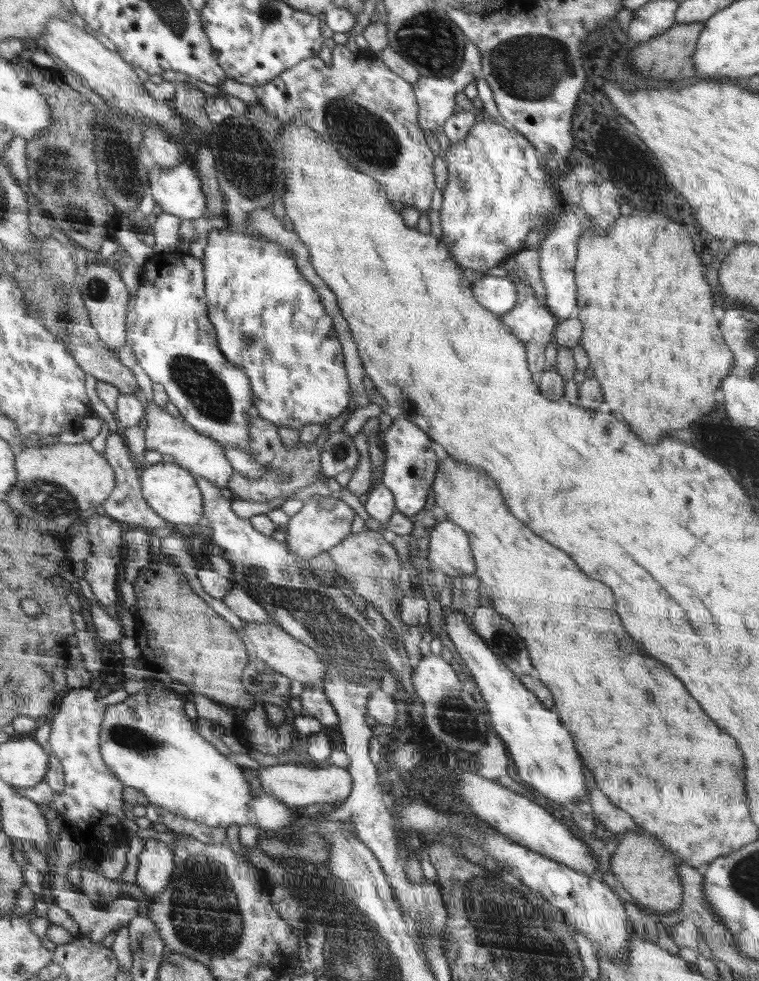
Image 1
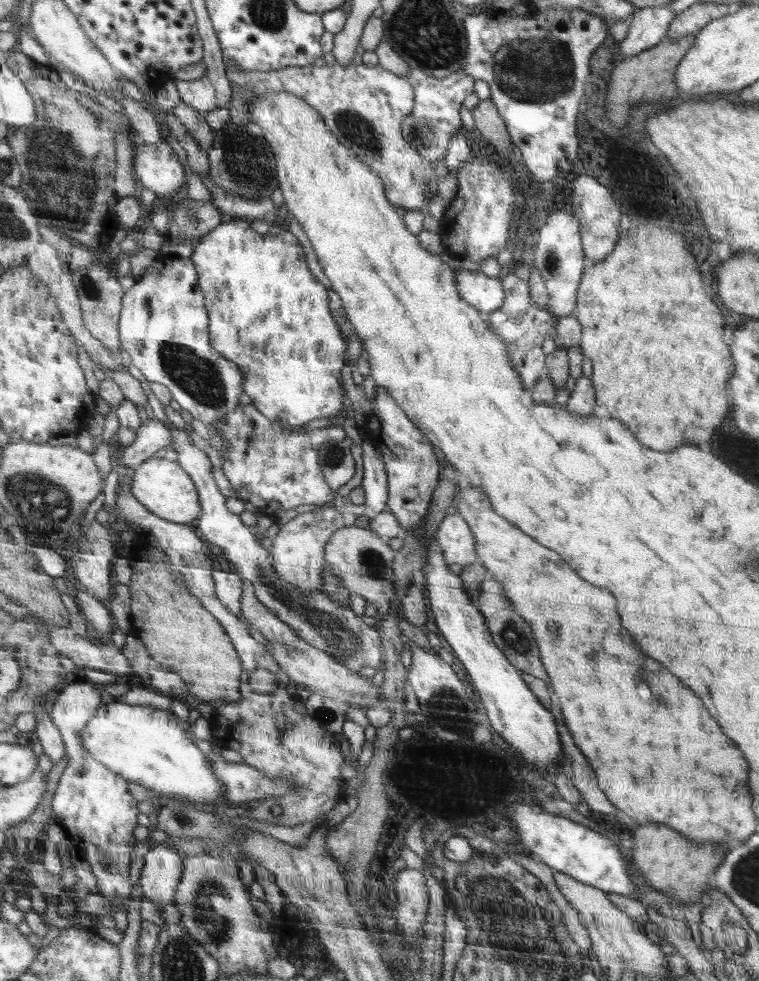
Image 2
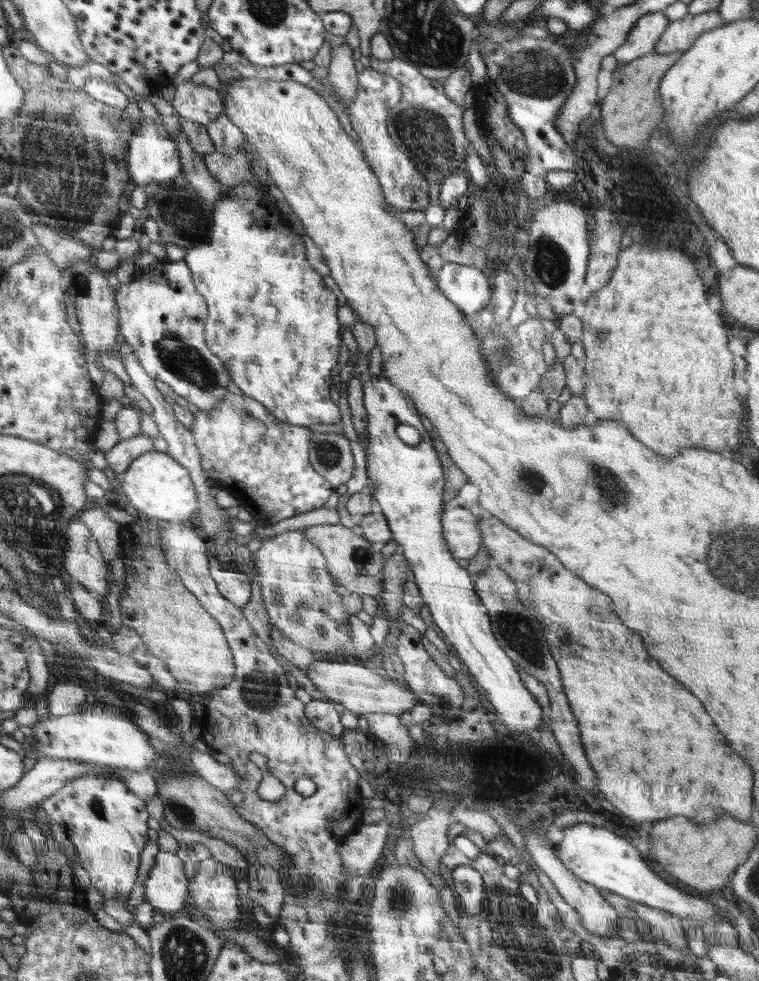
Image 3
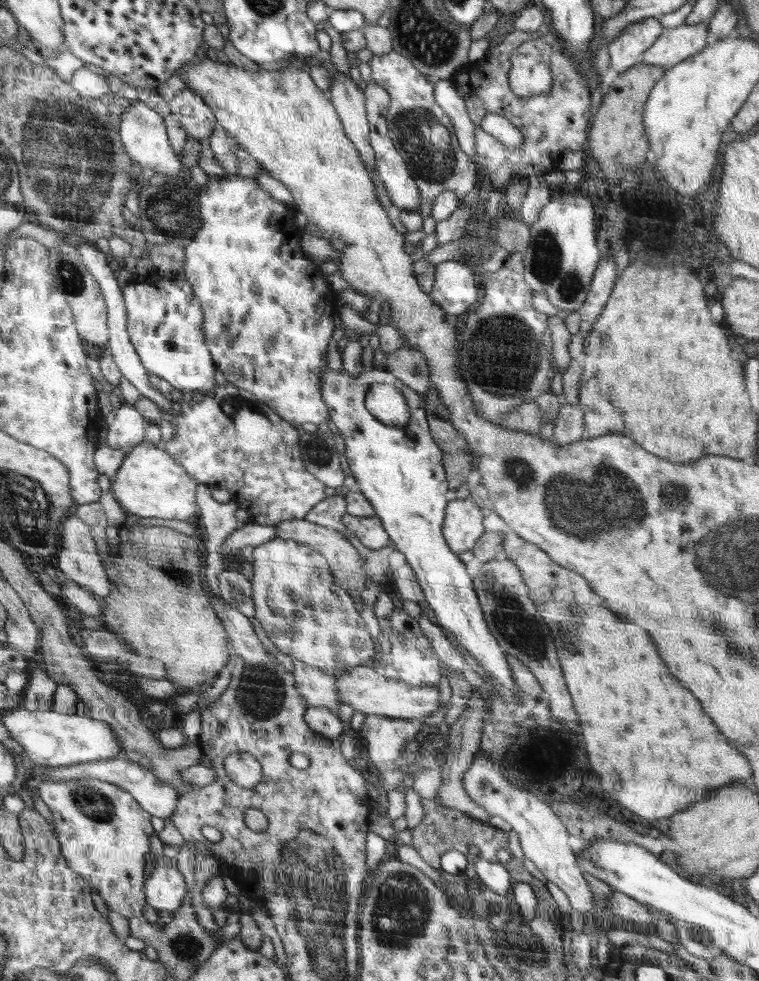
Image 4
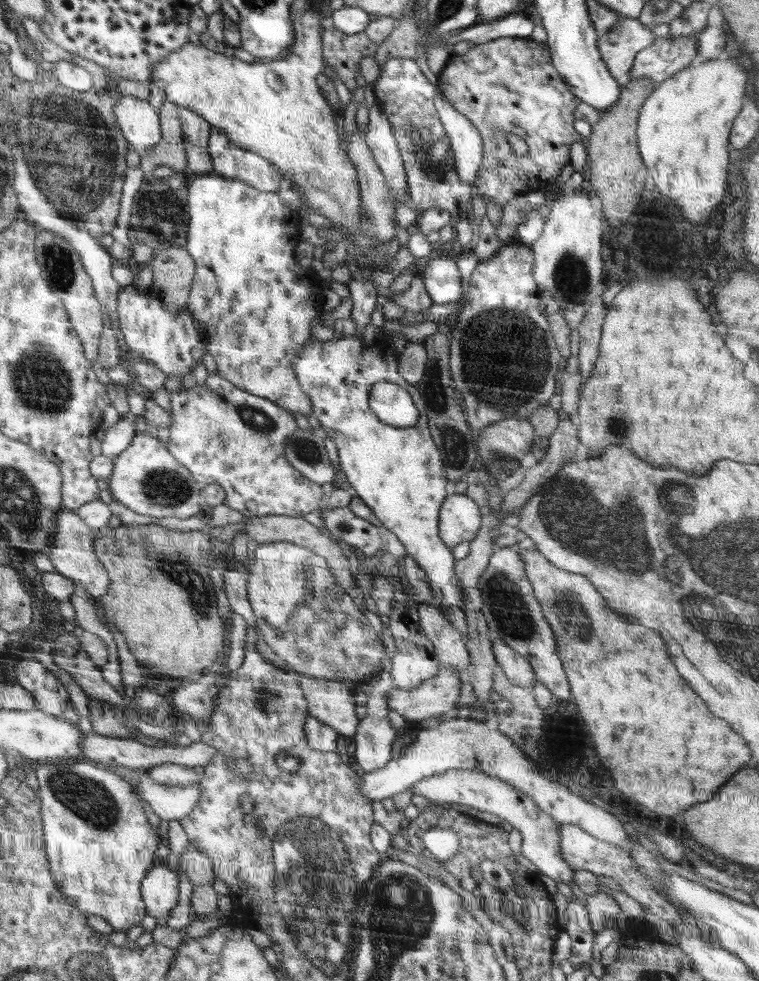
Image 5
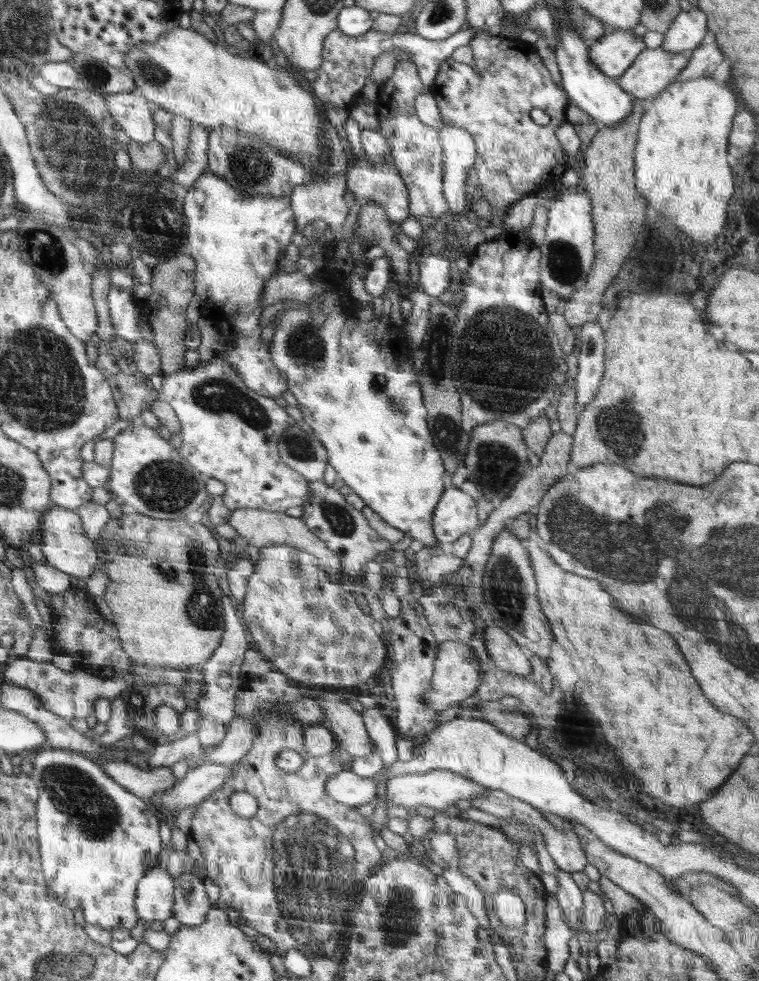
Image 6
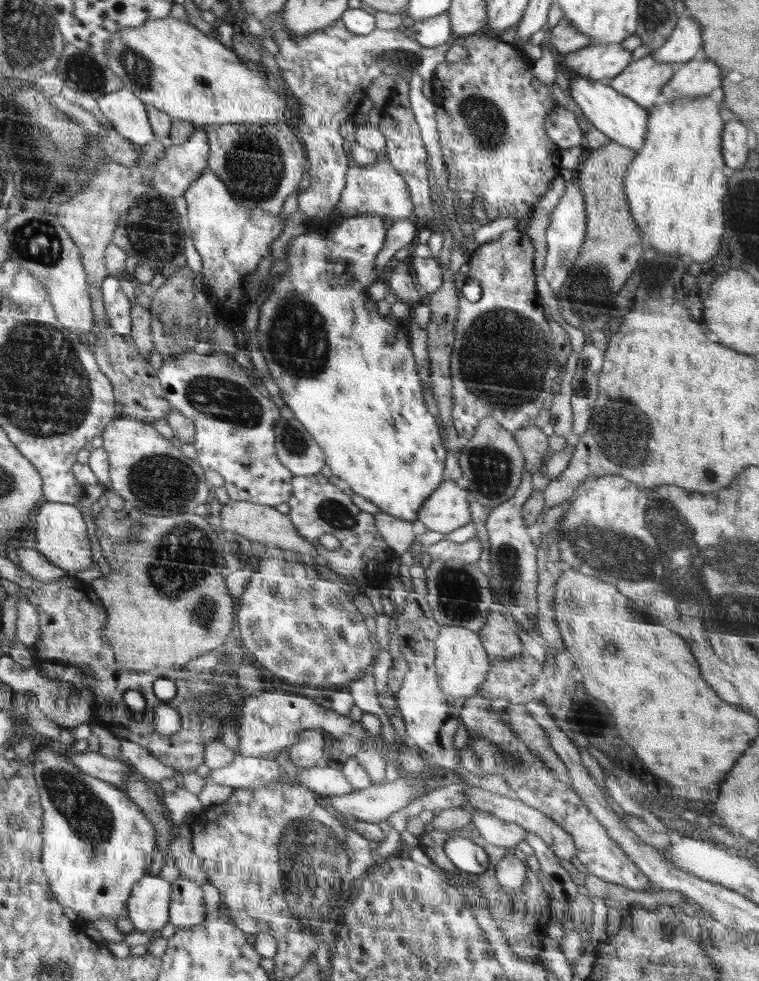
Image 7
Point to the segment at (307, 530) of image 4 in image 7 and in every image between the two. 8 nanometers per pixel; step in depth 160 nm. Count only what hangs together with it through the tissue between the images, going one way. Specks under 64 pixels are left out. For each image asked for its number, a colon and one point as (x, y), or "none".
5: (263, 529)
6: (261, 528)
7: (265, 524)

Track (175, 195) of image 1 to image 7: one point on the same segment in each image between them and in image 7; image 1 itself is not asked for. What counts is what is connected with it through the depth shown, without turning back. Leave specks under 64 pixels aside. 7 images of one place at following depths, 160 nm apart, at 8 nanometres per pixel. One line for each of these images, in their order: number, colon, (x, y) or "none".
2: (156, 168)
3: (153, 157)
4: (143, 132)
5: (140, 123)
6: (134, 113)
7: (129, 116)

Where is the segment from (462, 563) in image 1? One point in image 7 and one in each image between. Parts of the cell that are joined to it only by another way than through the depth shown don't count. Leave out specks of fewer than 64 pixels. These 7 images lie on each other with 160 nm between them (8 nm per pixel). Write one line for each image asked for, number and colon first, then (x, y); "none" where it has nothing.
2: (455, 539)
3: (461, 529)
4: (463, 520)
5: (461, 517)
6: (456, 515)
7: (447, 510)

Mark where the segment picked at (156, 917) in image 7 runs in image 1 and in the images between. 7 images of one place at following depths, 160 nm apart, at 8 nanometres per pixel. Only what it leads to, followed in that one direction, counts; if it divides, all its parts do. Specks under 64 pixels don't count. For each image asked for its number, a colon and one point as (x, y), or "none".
1: (156, 867)
2: (160, 876)
3: (165, 888)
4: (165, 889)
5: (160, 889)
6: (156, 893)

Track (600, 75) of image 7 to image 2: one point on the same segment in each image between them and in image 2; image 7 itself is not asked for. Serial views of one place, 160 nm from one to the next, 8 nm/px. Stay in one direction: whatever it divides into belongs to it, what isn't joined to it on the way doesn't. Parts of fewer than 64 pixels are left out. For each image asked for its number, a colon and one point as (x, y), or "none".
2: (648, 26)
3: (641, 41)
4: (625, 51)
5: (622, 43)
6: (614, 53)

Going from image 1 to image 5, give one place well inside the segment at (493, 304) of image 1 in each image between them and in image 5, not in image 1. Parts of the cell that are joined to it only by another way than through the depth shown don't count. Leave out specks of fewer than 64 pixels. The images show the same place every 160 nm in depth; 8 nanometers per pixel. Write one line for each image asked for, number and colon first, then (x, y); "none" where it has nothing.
2: (484, 292)
3: (468, 287)
4: (456, 288)
5: (441, 277)

